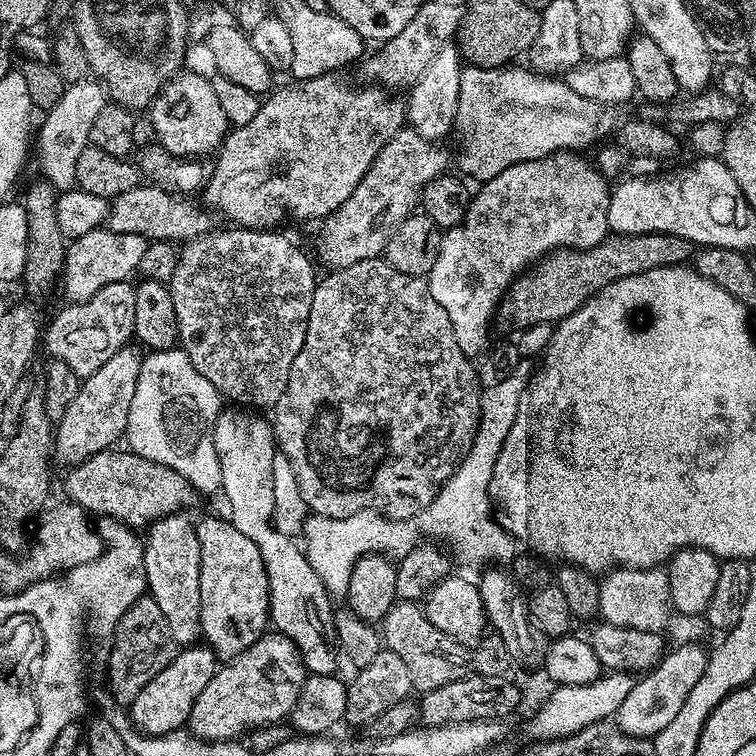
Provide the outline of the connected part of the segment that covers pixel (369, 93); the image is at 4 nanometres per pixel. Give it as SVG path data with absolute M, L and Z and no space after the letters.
M329 74L296 80L285 88L277 87L246 126L232 128L215 153L216 169L202 190L203 203L213 213L221 212L233 225L251 229L275 229L287 212L300 220L320 222L338 210L354 194L382 146L406 124L406 104L401 97L400 100L396 97L399 95L389 94L379 86L355 88L340 78Z

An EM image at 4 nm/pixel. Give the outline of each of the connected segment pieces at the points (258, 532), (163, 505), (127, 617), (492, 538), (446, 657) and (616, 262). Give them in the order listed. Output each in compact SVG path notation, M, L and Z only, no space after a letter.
M252 410L238 411L242 412L221 411L218 422L214 426L214 446L218 450L220 459L220 486L222 496L228 499L228 508L232 511L230 513L231 522L235 528L242 530L242 534L246 534L246 538L250 538L250 542L254 542L254 546L258 546L258 550L262 554L262 562L266 566L266 578L268 579L268 615L271 627L295 642L297 650L304 658L305 669L311 675L331 676L337 671L336 656L338 660L338 652L333 645L333 649L328 645L327 636L330 636L330 624L329 621L328 624L324 621L324 616L320 613L324 608L324 604L320 600L329 599L330 594L324 589L322 578L318 578L314 566L310 566L305 549L293 537L280 531L273 521L272 524L268 521L271 516L273 519L277 515L276 495L274 494L276 485L274 458L278 455L276 433L273 425L269 421L267 424L260 417L263 415Z
M109 450L94 454L69 471L72 473L65 478L64 488L68 491L67 499L71 503L82 506L85 512L89 514L97 512L97 517L118 520L127 524L133 530L140 530L151 524L153 520L160 520L163 516L185 511L188 505L184 504L192 504L198 498L197 490L192 487L190 481L182 478L182 474L178 474L178 470L170 470L170 466L150 462L150 458L142 458L138 454L127 450L116 451Z
M142 595L122 614L116 631L113 632L110 641L112 653L108 656L108 684L111 699L120 706L131 706L134 698L154 678L154 674L162 674L166 666L170 666L172 659L176 657L178 645L174 638L170 638L170 626L166 626L166 617L158 602L150 595Z
M520 370L514 371L481 391L480 425L474 442L468 453L456 465L456 472L444 483L440 493L426 509L427 515L432 515L432 532L437 536L435 539L445 540L450 547L460 551L462 559L473 560L476 564L482 563L483 560L510 562L518 555L518 544L512 533L497 521L497 525L492 521L494 500L490 495L490 489L494 462L502 450L502 442L506 442L506 434L510 434L510 426L514 426L518 402L524 393L526 376L522 373Z
M401 600L384 615L382 621L382 644L387 651L398 654L402 658L402 663L410 674L410 682L417 693L433 692L438 690L438 686L446 686L446 682L461 680L462 677L469 675L470 672L470 652L465 645L458 643L450 634L442 634L430 618L426 618L423 607L419 603L411 600Z
M642 233L637 236L612 234L593 248L561 248L548 253L535 267L512 281L500 299L498 316L499 319L509 320L516 330L536 323L555 325L574 314L574 310L578 310L610 282L618 282L618 278L630 278L667 264L684 264L693 254L694 245L690 241L666 233Z

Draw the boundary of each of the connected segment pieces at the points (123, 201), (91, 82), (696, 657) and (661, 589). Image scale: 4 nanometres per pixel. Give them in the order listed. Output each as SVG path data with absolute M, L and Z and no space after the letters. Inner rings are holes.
M144 182L139 188L126 190L111 200L106 226L111 232L138 234L149 242L154 240L187 242L196 236L211 232L214 228L213 213L207 207L199 203L191 204L188 200L191 199L187 195L167 192L154 184Z
M95 78L79 80L67 85L53 108L43 113L44 121L40 124L40 133L34 136L34 158L40 163L39 175L57 190L67 190L76 183L78 170L78 154L89 147L90 126L94 126L94 118L98 110L106 103L103 84ZM36 144L36 150L35 150Z
M680 644L676 649L665 651L660 663L647 674L635 681L630 694L622 701L618 713L620 729L631 736L654 738L682 710L686 702L686 694L694 690L694 682L702 678L702 670L706 670L708 652L700 644Z
M619 566L603 573L600 580L600 610L603 623L622 626L630 630L647 632L665 631L668 615L674 609L670 602L670 582L663 567L621 568Z

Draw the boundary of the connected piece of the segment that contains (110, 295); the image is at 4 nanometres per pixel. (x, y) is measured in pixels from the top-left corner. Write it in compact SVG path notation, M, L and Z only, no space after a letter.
M123 280L102 286L102 290L86 302L65 303L65 308L49 324L47 321L42 332L42 344L45 349L48 347L48 356L66 362L81 378L94 374L98 366L114 358L114 354L133 339L135 293L135 287Z

